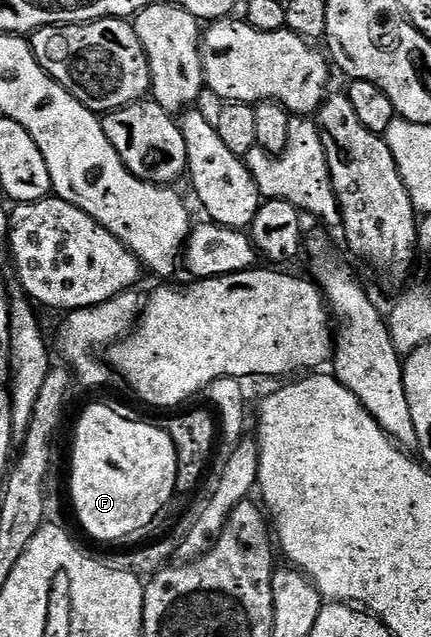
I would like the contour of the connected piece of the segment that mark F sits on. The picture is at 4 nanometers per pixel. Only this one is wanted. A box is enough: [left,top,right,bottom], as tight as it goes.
[70,405,176,541]

